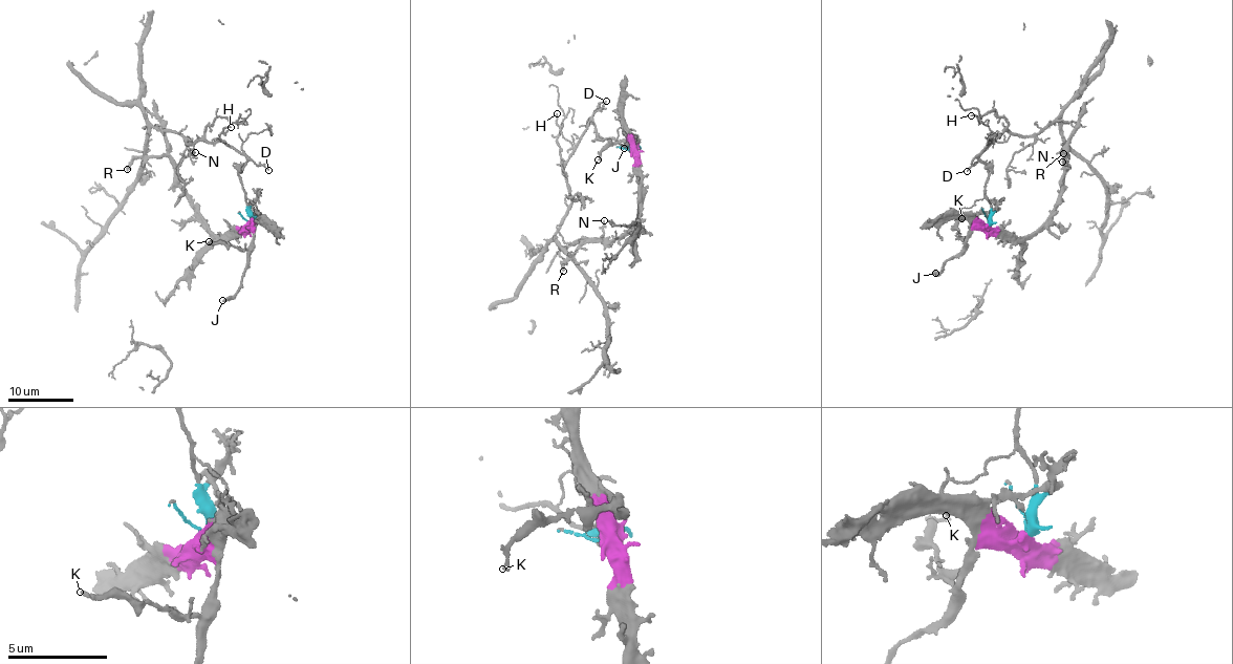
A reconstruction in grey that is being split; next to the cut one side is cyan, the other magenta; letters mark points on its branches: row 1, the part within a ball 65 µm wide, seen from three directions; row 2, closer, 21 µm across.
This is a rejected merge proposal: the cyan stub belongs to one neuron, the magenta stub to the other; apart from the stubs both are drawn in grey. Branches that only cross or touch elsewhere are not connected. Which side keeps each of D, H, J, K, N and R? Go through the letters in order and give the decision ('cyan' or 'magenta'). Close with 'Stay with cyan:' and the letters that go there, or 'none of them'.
D: cyan
H: cyan
J: magenta
K: magenta
N: magenta
R: magenta
Stay with cyan: D, H

